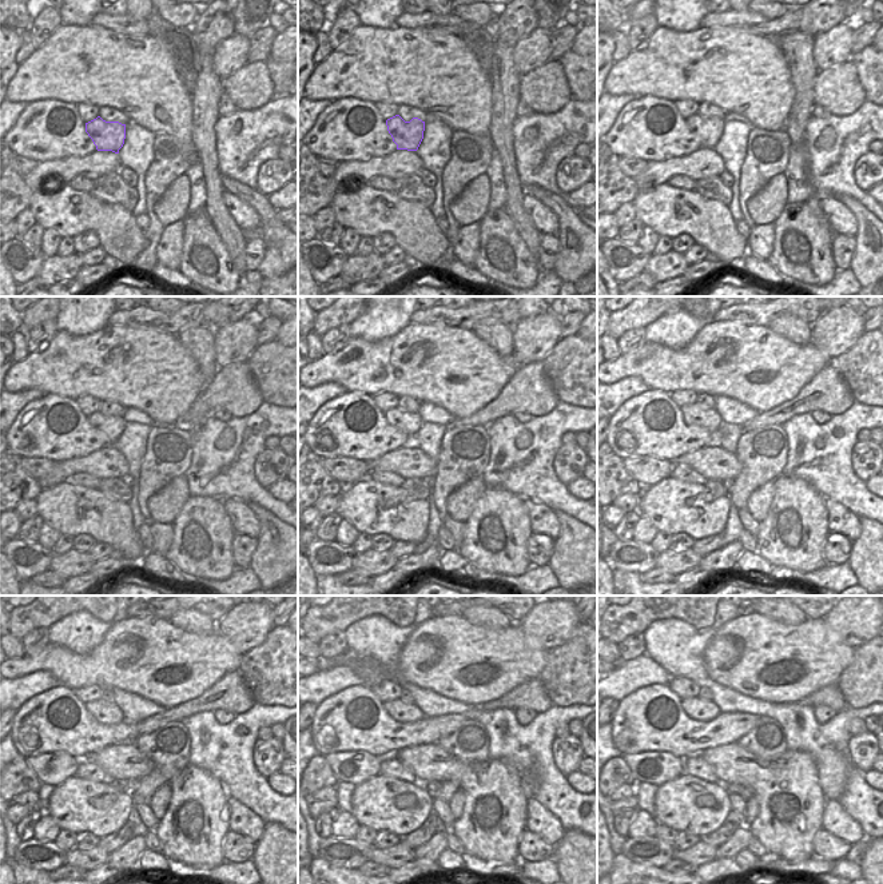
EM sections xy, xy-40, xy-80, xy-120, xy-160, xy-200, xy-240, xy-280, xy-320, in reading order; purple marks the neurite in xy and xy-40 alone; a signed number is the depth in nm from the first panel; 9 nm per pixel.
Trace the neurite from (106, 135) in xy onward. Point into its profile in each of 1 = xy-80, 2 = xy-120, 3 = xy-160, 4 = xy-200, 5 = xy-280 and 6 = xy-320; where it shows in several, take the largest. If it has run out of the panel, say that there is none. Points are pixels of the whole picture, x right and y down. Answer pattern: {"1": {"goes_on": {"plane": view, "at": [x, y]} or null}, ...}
{"1": {"goes_on": {"plane": "xy-80", "at": [708, 131]}}, "2": {"goes_on": {"plane": "xy-120", "at": [112, 426]}}, "3": {"goes_on": {"plane": "xy-160", "at": [409, 423]}}, "4": {"goes_on": {"plane": "xy-200", "at": [710, 419]}}, "5": {"goes_on": {"plane": "xy-280", "at": [401, 712]}}, "6": {"goes_on": {"plane": "xy-320", "at": [699, 709]}}}

